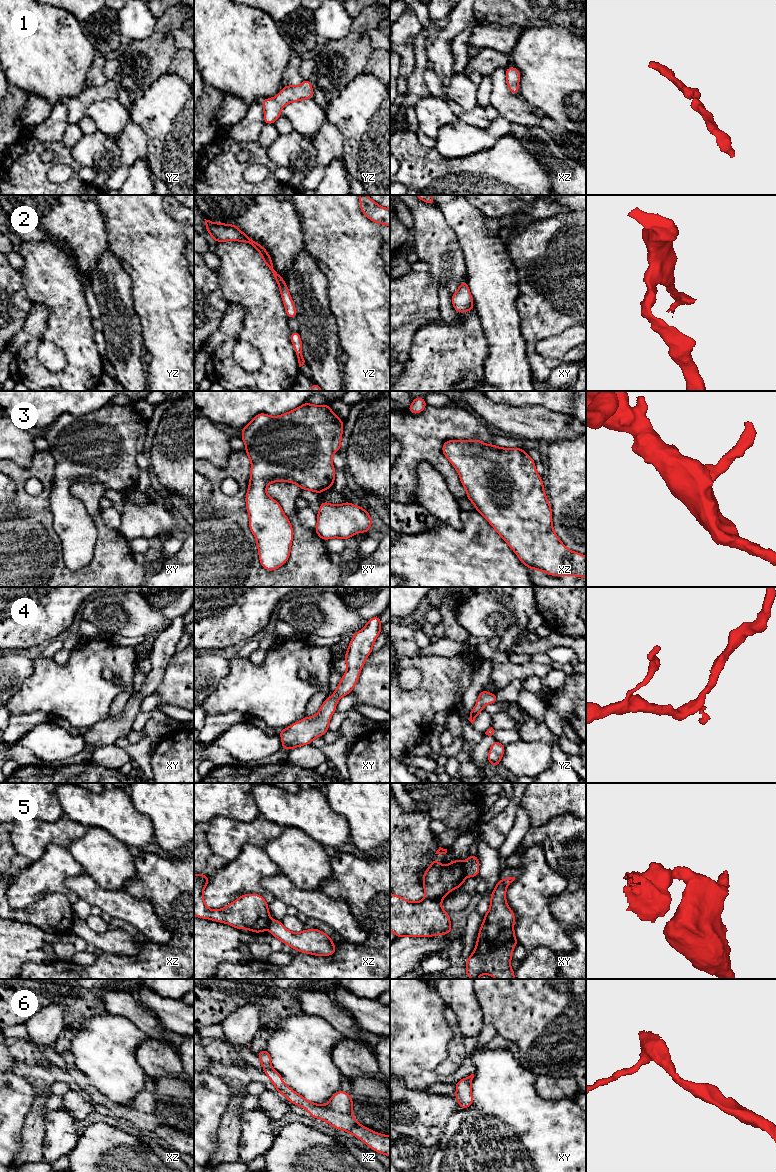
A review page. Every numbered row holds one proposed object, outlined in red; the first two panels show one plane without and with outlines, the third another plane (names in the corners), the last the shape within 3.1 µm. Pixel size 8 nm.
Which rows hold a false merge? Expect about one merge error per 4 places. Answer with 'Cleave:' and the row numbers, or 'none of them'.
Cleave: 5

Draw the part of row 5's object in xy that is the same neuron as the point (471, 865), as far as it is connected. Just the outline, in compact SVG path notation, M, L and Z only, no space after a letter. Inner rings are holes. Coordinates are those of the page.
M477 855L469 856L464 862L464 869L467 876L476 877L479 875L479 861Z

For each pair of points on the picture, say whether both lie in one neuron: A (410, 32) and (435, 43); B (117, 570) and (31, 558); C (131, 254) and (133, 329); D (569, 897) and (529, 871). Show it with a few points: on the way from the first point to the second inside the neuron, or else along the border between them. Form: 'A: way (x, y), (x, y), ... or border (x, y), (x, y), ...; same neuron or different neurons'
A: border (413, 10), (423, 28); different neurons
B: way (96, 576), (52, 576); same neuron
C: border (130, 279), (132, 306), (141, 324); different neurons
D: border (567, 888), (550, 898), (551, 913); different neurons

